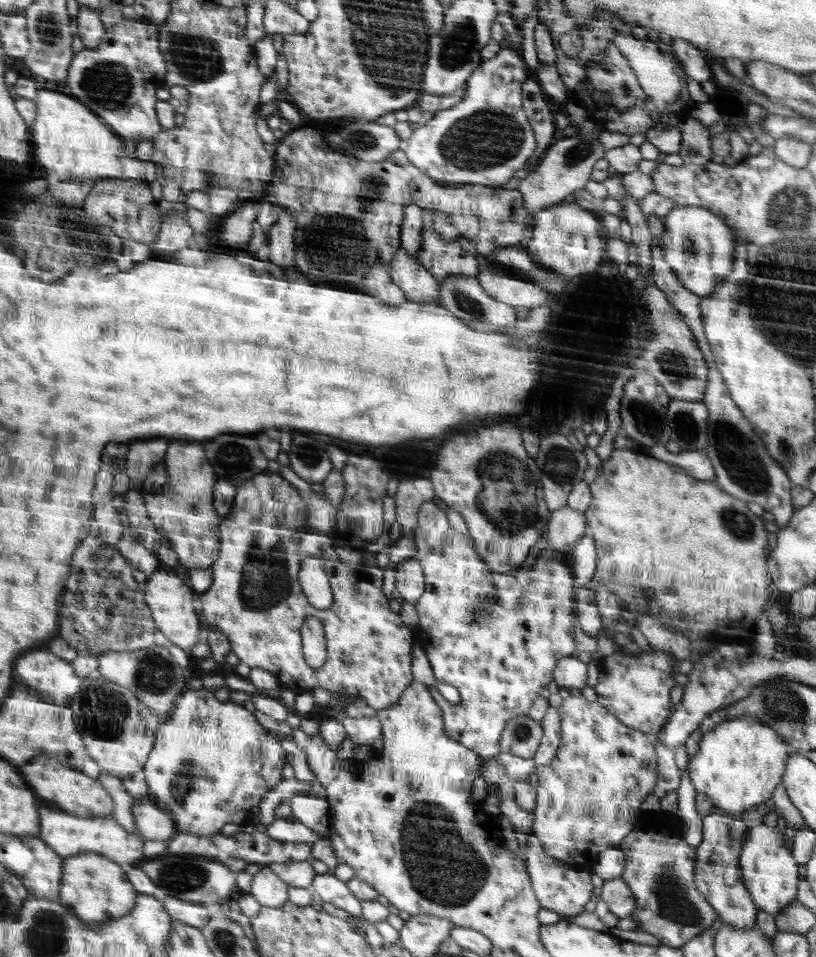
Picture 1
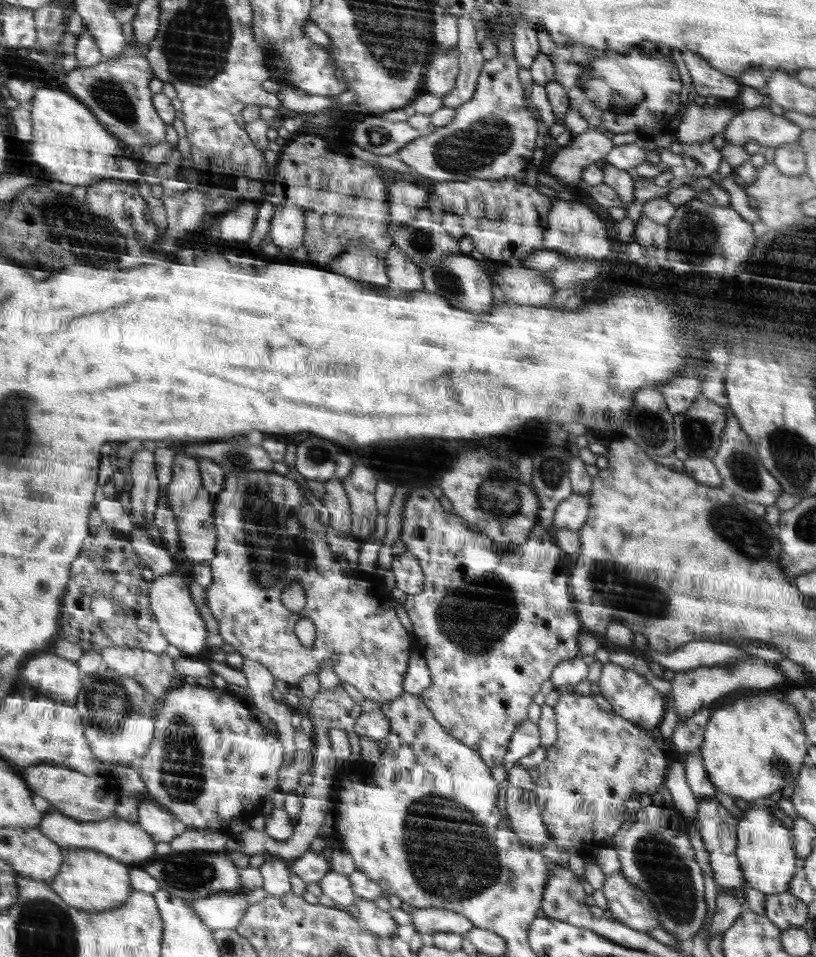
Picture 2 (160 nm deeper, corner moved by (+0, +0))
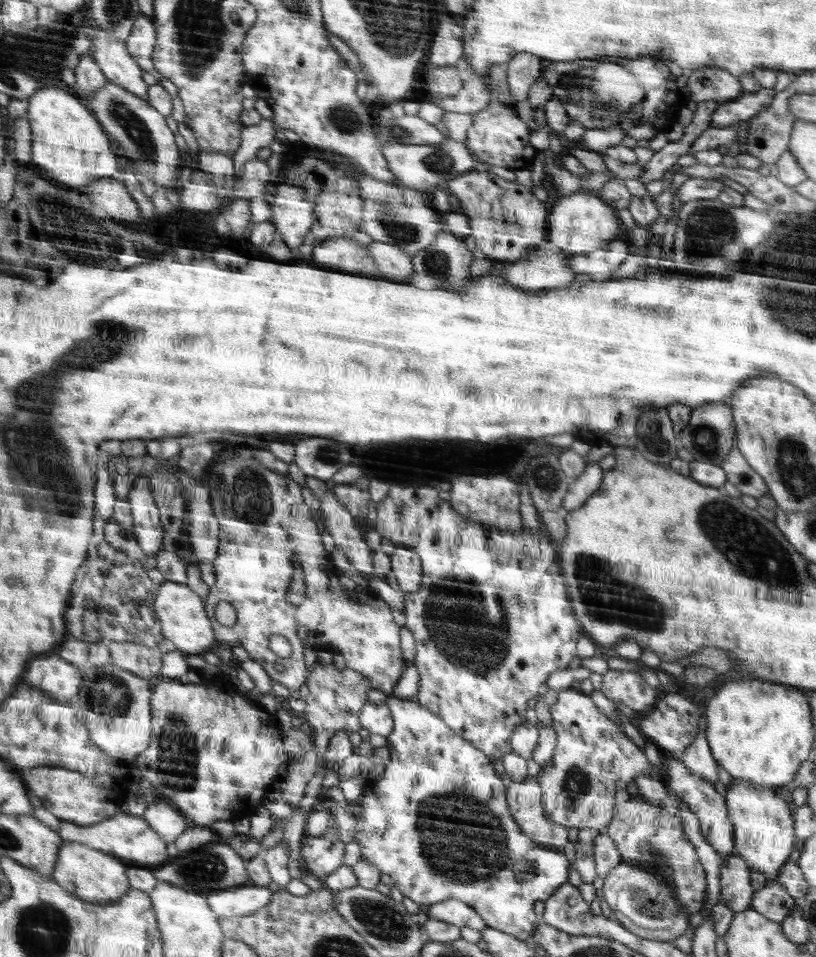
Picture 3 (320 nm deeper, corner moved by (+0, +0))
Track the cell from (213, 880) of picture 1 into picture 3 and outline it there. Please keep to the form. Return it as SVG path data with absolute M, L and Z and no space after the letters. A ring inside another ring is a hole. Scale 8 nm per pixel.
M217 841L210 844L203 844L190 852L186 851L186 856L174 857L176 860L156 868L154 876L158 882L168 882L170 886L178 886L184 890L194 890L194 894L202 894L206 890L206 895L214 894L215 891L238 890L242 886L251 886L250 874L244 868L247 858L242 858L238 854L236 844L229 841Z

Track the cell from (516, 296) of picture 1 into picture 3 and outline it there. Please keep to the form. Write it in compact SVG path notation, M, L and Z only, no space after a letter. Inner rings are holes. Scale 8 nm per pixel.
M545 240L528 254L528 258L520 259L512 268L507 266L505 279L528 292L566 288L575 273L569 265L571 255Z

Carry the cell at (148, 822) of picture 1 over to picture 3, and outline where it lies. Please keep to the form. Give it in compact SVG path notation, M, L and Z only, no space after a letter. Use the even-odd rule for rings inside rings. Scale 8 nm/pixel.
M164 802L148 805L141 817L146 819L146 822L161 834L166 842L174 842L192 824L188 817L180 816L180 812L172 808L172 804Z

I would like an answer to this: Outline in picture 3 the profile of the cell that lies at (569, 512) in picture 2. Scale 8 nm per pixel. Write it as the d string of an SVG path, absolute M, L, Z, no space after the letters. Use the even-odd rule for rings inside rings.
M599 462L586 464L585 472L568 485L567 493L562 501L561 512L580 508L602 484L605 471L598 465Z

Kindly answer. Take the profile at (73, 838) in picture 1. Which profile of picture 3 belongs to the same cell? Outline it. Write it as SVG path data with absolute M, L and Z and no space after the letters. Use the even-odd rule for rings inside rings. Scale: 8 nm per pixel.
M115 814L112 818L98 822L94 826L76 826L70 822L62 822L60 834L68 842L88 844L90 848L96 848L96 850L102 850L106 854L114 855L114 858L130 860L130 862L136 862L142 866L162 864L168 858L165 839L146 822L146 819L135 815Z

